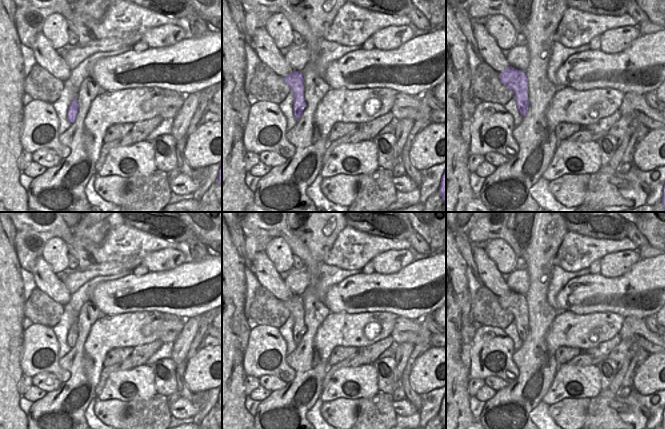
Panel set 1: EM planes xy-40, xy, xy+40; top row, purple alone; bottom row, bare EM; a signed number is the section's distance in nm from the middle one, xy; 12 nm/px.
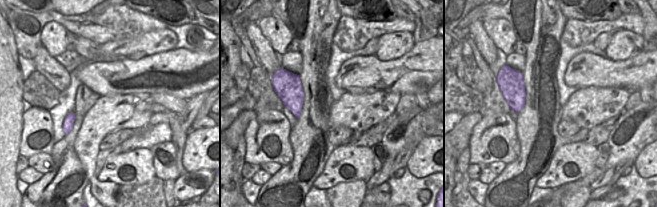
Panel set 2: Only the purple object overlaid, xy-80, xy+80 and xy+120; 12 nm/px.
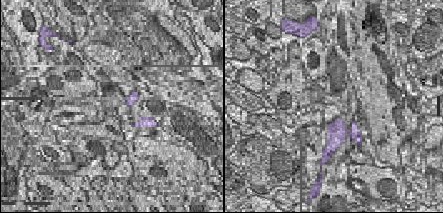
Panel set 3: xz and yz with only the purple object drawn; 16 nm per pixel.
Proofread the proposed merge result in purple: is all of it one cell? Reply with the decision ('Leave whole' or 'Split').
Split.

